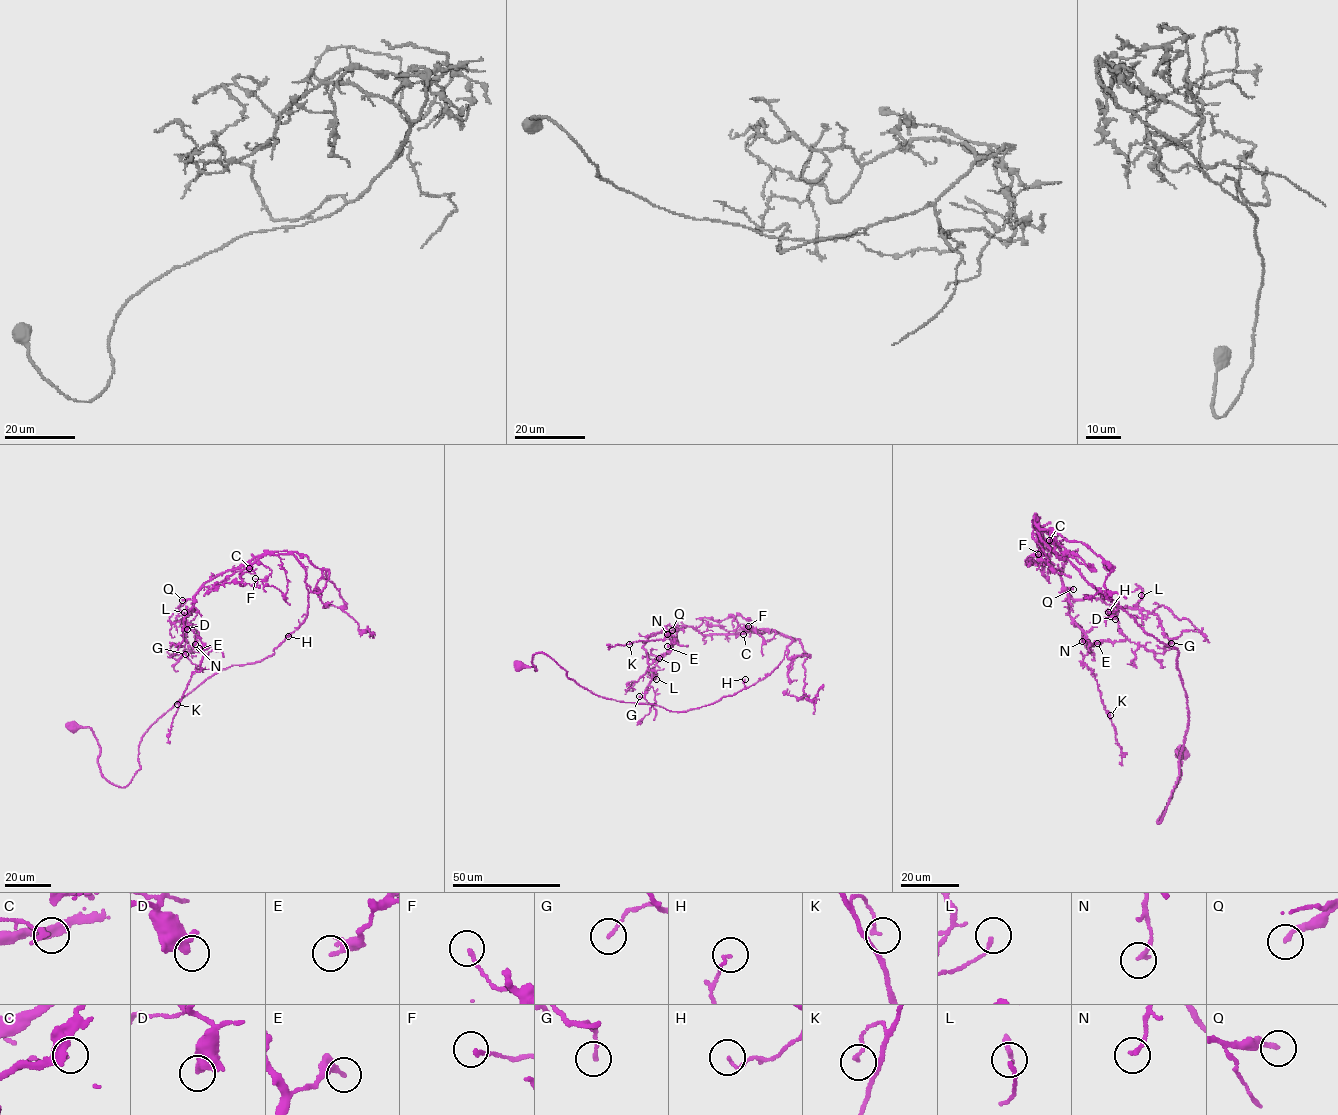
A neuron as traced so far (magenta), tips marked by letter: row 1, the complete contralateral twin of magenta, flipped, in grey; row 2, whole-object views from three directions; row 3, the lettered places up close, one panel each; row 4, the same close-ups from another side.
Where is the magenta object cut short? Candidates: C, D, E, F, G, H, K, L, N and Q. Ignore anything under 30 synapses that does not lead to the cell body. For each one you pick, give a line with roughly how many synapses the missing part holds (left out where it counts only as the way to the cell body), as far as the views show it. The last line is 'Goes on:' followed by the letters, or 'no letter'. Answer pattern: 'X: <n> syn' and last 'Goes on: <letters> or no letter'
Goes on: no letter

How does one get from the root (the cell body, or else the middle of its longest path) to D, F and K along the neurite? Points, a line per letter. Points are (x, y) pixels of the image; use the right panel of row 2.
D: (1181, 752), (1158, 823), (1188, 720), (1178, 651), (1034, 518), (1064, 554), (1066, 593), (1115, 619)
F: (1181, 752), (1180, 780), (1158, 823), (1188, 720), (1178, 651), (1057, 556), (1035, 518), (1038, 554)
K: (1181, 752), (1158, 823), (1188, 720), (1178, 651), (1057, 556), (1034, 518), (1066, 558), (1068, 614), (1110, 715)

